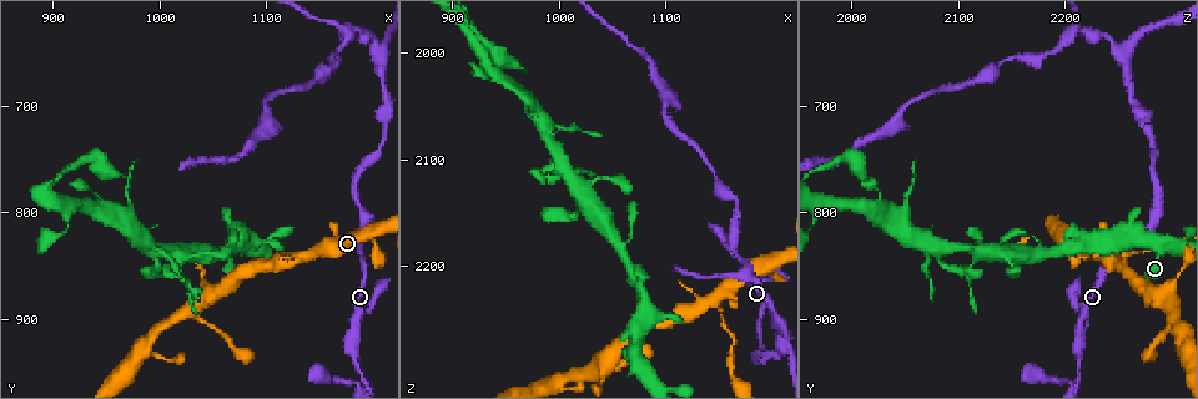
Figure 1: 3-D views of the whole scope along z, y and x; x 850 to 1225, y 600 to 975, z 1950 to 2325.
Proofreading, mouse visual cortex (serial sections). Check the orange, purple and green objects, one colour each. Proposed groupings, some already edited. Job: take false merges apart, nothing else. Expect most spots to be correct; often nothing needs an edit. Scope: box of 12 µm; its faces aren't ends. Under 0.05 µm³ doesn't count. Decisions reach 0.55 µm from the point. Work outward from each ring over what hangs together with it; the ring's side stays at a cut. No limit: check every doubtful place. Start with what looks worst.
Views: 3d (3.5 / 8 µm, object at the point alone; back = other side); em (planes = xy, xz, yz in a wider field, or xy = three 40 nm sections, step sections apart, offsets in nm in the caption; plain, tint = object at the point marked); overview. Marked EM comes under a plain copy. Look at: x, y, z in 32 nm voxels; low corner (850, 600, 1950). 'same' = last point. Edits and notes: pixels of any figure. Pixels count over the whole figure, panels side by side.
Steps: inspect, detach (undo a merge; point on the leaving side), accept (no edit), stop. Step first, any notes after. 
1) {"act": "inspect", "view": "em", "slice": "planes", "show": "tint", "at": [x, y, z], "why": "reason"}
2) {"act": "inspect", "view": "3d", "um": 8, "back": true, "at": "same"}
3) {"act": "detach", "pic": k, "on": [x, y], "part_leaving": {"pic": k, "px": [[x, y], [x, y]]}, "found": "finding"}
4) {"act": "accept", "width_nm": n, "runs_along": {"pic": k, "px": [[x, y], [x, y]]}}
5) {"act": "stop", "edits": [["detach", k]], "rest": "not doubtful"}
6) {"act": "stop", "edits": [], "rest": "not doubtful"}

{"act": "inspect", "view": "3d", "um": 3.5, "at": [1188, 946, 2216], "why": "sharp bend"}

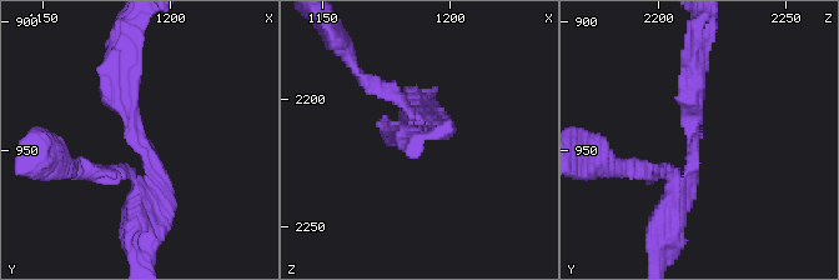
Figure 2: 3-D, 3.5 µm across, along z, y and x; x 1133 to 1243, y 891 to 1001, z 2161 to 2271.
{"act": "inspect", "view": "em", "slice": "xy", "step": 2, "show": "tint", "at": [1188, 946, 2214], "arms": 4, "arm_widths_nm": [150, 150, 150, 300], "why": "need the tissue"}

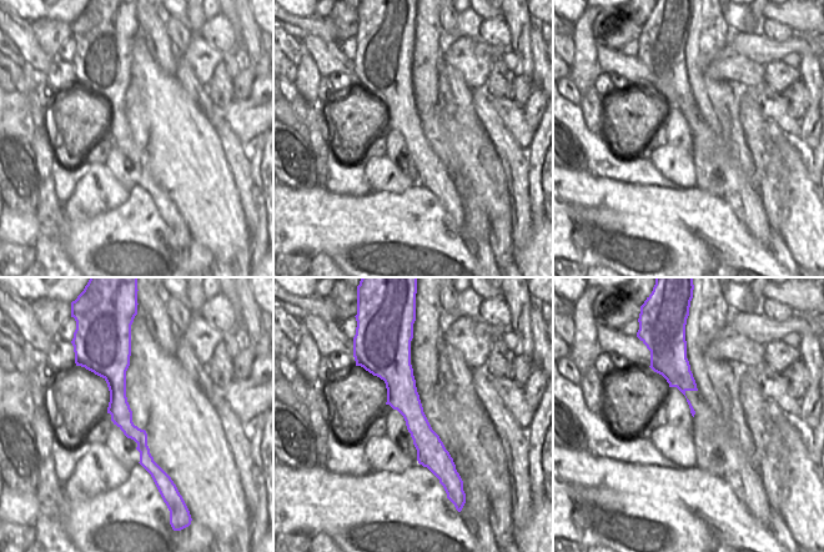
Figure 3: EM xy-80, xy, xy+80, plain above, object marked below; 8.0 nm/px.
{"act": "detach", "pic": 2, "on": [381, 85], "part_leaving": {"pic": 2, "px": [[412, 113], [358, 75], [335, 33]]}, "found": "two cells meet here"}

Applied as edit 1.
{"act": "inspect", "view": "overview"}

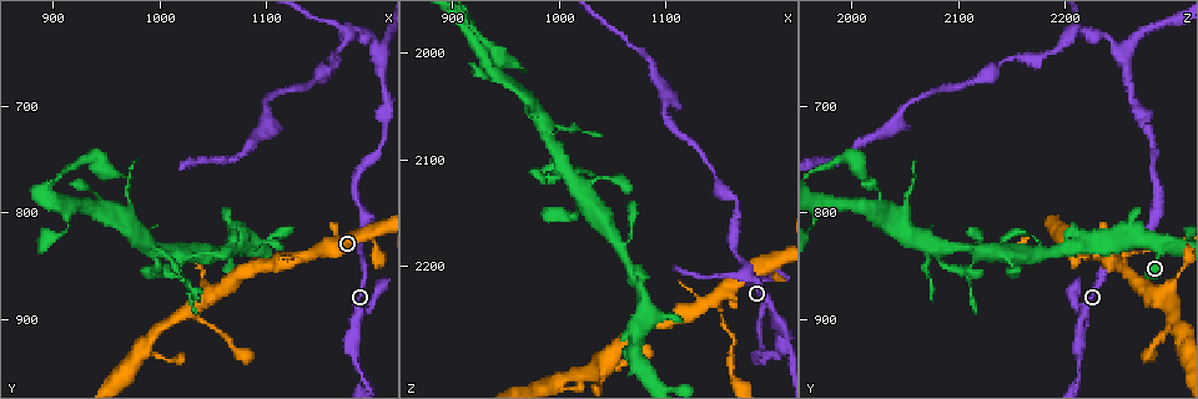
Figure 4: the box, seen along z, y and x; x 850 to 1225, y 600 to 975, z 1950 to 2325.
{"act": "inspect", "view": "3d", "um": 3.5, "at": [1178, 626, 2208], "why": "arms part here"}

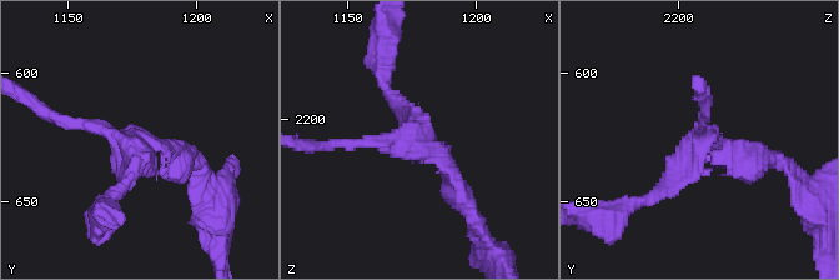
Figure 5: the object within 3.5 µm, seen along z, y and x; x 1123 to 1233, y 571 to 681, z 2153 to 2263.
{"act": "inspect", "view": "em", "slice": "xy", "step": 1, "show": "tint", "at": [1178, 627, 2209], "arms": 3, "arm_widths_nm": [150, 200, 300], "why": "now the EM"}

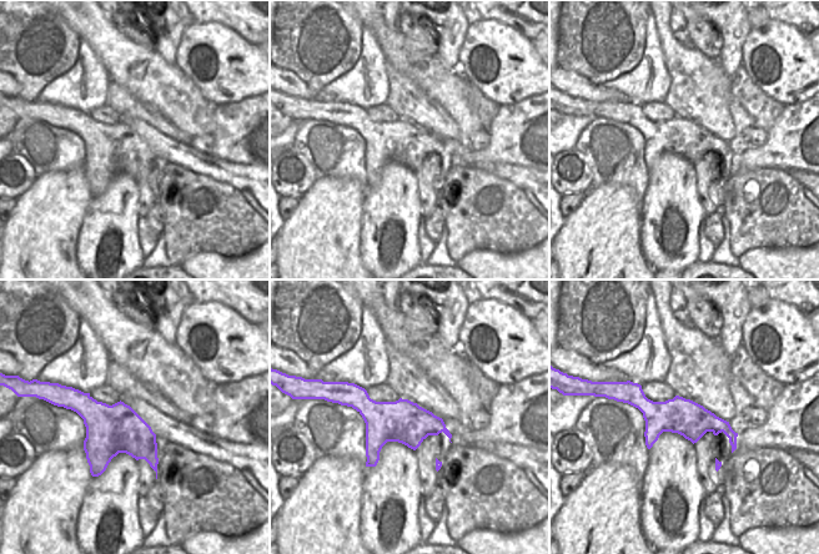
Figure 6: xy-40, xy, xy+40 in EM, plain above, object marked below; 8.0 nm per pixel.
{"act": "accept", "found": "continuous, no second cell"}

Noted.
{"act": "inspect", "view": "3d", "um": 8, "at": [1146, 838, 2232], "why": "three-way junction"}

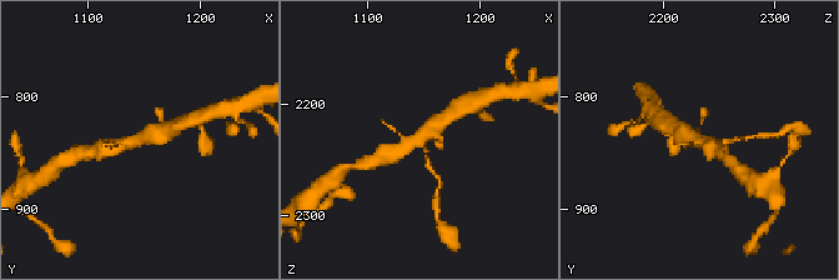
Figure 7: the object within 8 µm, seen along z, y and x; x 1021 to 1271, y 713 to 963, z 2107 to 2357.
{"act": "inspect", "view": "em", "slice": "xy", "step": 5, "show": "tint", "at": [1144, 836, 2230], "why": "now the EM"}

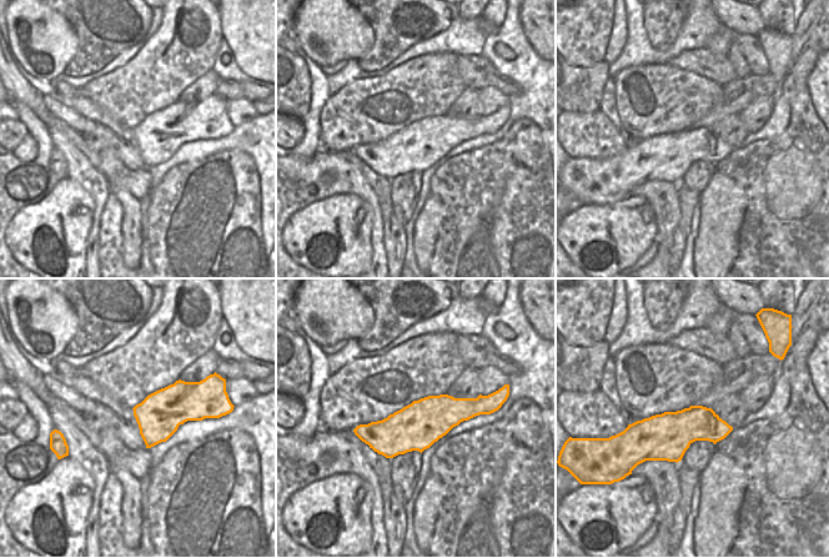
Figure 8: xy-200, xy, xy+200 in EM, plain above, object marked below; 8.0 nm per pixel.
{"act": "detach", "pic": 7, "on": [432, 170], "part_leaving": {"pic": 7, "px": [[426, 151], [440, 180], [436, 200]]}, "found": "a second cell is stuck on"}

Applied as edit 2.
{"act": "stop", "edits": [["detach", 2], ["detach", 7]], "rest": "not doubtful"}

